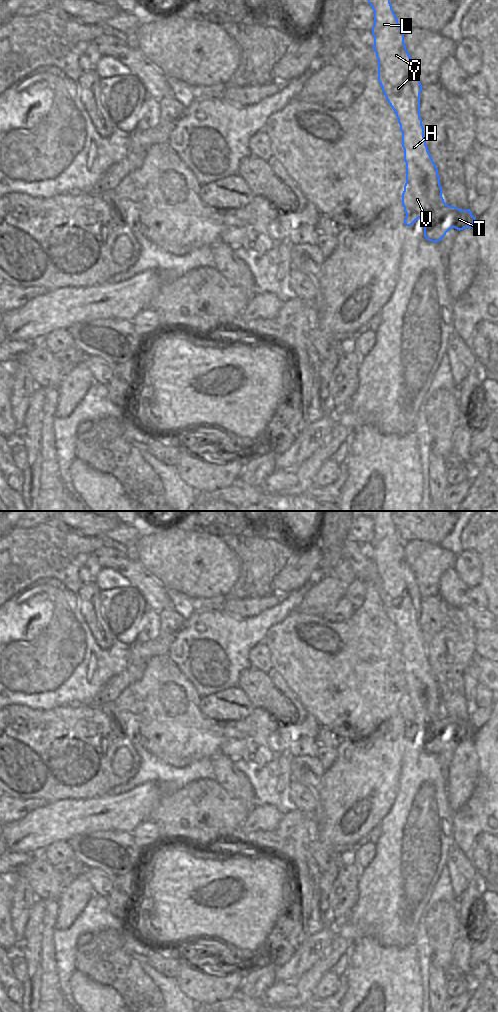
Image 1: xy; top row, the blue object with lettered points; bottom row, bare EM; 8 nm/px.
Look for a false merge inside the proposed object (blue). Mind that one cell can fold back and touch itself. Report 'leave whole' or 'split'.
split

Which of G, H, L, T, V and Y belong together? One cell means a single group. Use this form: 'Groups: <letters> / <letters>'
Groups: G H L V Y / T

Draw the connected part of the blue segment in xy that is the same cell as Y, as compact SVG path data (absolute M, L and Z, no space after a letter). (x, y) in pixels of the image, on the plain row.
M366 511L374 523L374 537L372 558L378 571L378 593L382 603L396 625L400 643L402 645L402 659L406 675L406 695L402 705L402 717L406 725L404 735L411 738L419 730L424 730L423 725L432 725L441 720L444 711L438 681L428 663L424 649L424 639L420 629L420 605L422 597L404 555L404 542L400 539L398 531L392 521L390 511Z

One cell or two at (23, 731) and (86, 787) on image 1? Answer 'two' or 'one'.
one

